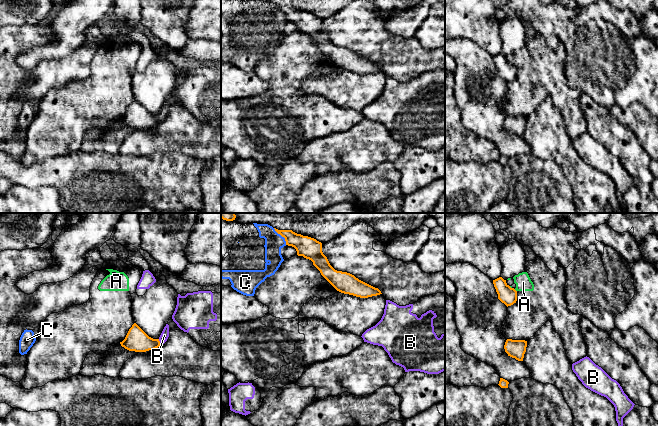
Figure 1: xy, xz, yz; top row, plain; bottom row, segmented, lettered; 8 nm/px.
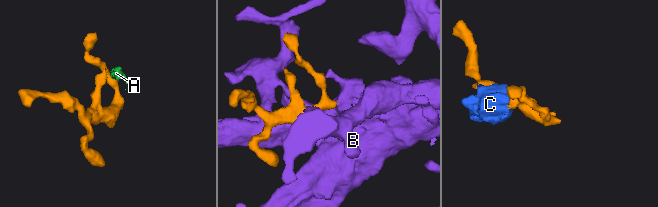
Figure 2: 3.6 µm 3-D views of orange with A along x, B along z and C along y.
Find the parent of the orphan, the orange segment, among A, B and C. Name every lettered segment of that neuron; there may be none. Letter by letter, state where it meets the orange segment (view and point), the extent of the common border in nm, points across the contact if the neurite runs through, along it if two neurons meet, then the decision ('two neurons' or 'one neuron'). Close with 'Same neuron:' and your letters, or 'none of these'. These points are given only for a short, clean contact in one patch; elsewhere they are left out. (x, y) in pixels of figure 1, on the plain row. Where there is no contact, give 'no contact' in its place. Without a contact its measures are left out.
A: contact yz (515, 66); length 30 nm; border yz (514, 65), (516, 67); two neurons
B: contact xy (159, 118); length 50 nm; way xy (137, 116), (140, 118), (159, 118), (164, 111); one neuron
C: contact xz (282, 12); length 170 nm; two neurons
Same neuron: B

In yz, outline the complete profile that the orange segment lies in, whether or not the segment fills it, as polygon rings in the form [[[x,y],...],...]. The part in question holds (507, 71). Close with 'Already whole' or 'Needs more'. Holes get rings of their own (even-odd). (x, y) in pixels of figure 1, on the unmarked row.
[[[502,53],[493,56],[494,63],[498,70],[498,75],[507,83],[517,77],[517,67],[511,64]]]. Already whole

